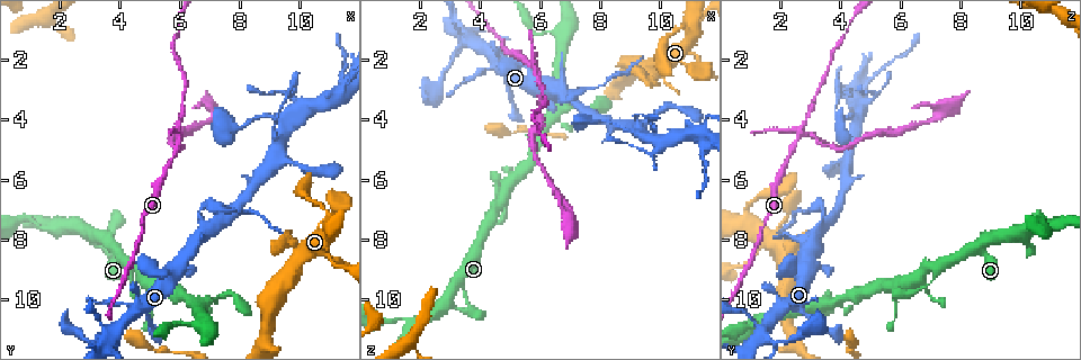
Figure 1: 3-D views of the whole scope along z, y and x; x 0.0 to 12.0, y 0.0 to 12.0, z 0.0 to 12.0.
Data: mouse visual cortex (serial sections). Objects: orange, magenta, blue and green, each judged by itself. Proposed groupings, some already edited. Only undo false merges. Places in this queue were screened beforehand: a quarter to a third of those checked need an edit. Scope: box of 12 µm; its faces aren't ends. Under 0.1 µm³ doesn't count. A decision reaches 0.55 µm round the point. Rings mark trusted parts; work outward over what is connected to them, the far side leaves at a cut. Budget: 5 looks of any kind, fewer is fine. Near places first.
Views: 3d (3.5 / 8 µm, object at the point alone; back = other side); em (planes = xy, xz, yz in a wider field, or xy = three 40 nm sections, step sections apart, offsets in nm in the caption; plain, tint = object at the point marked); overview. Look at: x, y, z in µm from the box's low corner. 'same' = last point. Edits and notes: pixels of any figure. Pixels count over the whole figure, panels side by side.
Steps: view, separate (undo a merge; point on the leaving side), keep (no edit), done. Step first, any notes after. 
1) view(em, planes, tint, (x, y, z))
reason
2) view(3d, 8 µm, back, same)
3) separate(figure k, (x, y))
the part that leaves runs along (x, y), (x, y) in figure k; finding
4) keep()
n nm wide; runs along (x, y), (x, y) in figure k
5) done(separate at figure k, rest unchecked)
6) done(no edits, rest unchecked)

view(3d, 3.5 µm, (10.0, 8.2, 2.8))

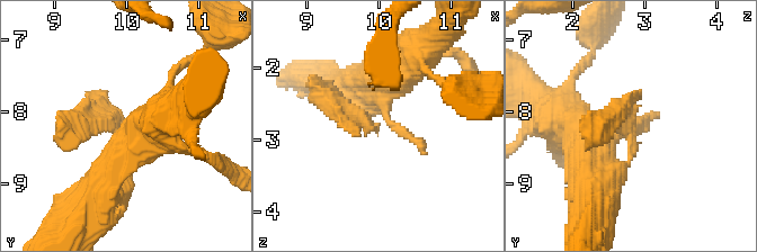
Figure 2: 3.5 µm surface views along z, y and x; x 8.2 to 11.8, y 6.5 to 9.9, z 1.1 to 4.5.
view(em, planes, tint, (9.90, 8.25, 2.85))

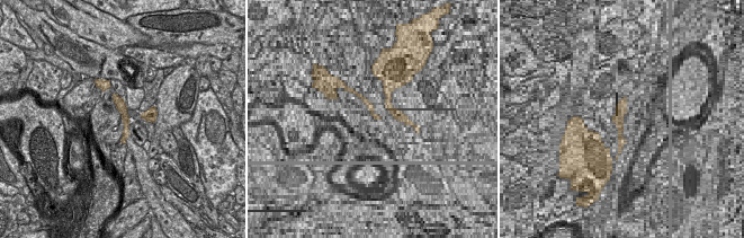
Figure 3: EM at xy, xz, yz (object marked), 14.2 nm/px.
keep()
140 nm wide; runs along (109, 169), (123, 135), (106, 110), (68, 132) in figure 2; continuous, no second cell

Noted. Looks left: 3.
view(3d, 3.5 µm, back, (7.8, 4.2, 4.1))
calibre changes

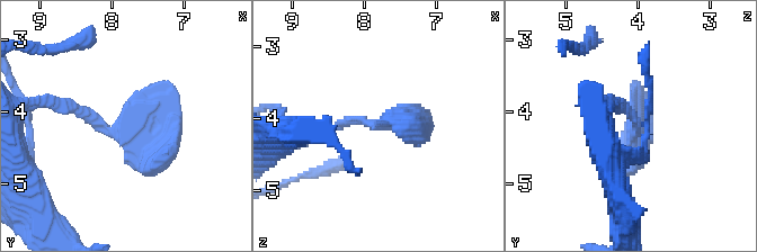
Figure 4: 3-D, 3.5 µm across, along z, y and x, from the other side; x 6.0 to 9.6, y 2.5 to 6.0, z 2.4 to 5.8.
view(em, xy, step 2, tint, (7.70, 4.25, 4.05))

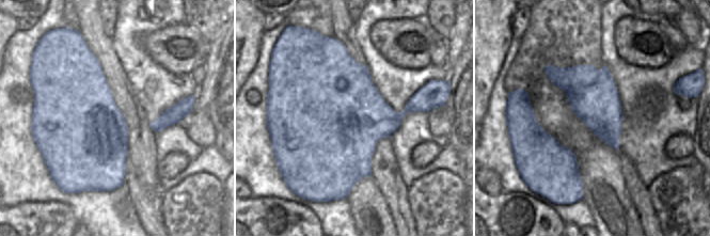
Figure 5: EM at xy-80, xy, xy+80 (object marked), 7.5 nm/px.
keep()
all the same cell

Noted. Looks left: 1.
done(no edits, rest unchecked)

